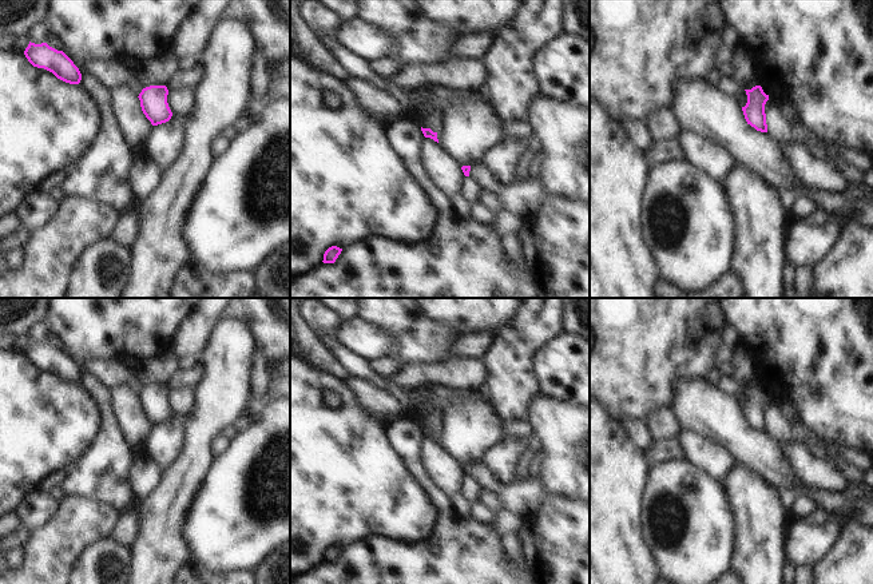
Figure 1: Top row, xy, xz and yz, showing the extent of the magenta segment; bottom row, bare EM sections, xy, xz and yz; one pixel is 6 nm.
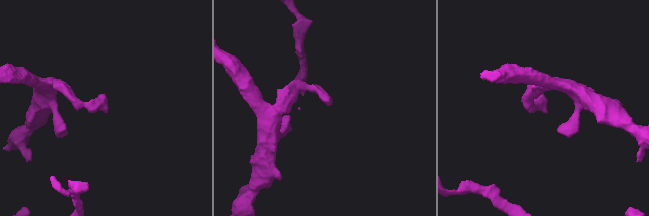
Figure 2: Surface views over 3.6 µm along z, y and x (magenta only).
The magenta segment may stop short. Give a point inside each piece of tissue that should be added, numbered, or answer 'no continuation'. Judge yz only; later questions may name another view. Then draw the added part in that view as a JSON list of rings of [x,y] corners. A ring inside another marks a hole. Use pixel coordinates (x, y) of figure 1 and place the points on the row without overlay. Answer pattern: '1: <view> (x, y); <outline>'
no continuation

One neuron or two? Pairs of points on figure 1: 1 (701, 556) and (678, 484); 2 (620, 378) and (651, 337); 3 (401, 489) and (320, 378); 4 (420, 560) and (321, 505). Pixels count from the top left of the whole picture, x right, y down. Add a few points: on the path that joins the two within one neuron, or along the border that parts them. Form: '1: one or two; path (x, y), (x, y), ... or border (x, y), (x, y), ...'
1: one; path (691, 539), (687, 509), (682, 501)
2: one; path (631, 368), (642, 348)
3: one; path (373, 465), (314, 406)
4: two; border (405, 541), (384, 536), (365, 536), (345, 547)

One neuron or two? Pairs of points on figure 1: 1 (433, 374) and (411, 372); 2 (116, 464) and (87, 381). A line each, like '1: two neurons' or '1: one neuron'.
1: one neuron
2: one neuron

